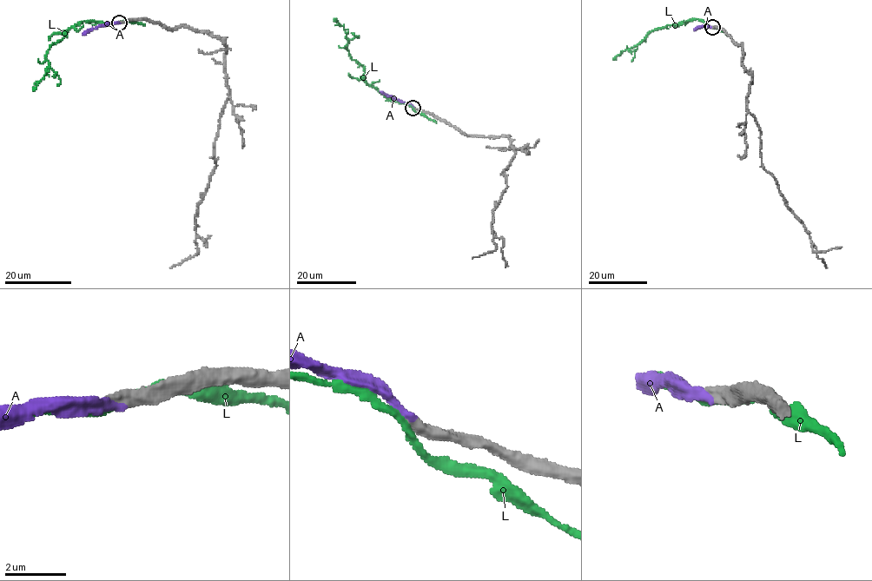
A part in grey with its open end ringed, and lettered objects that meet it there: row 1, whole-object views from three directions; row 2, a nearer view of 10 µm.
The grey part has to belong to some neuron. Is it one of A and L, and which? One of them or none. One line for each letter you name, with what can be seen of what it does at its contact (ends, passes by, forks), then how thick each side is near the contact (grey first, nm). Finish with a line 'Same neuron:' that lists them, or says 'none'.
A: it ends | 400/320 nm
Same neuron: A

